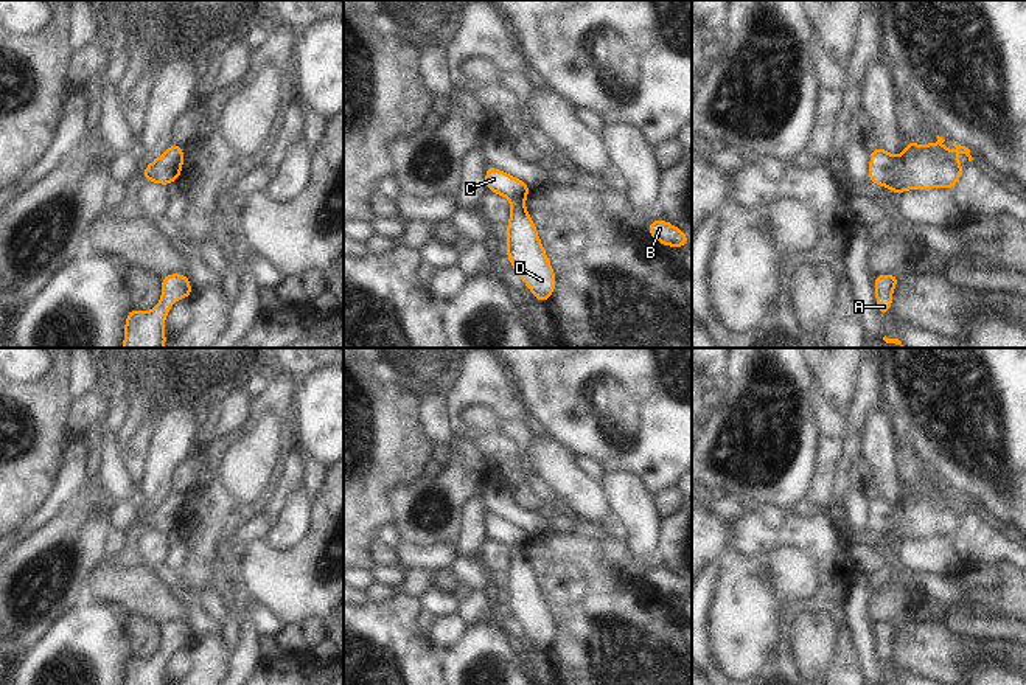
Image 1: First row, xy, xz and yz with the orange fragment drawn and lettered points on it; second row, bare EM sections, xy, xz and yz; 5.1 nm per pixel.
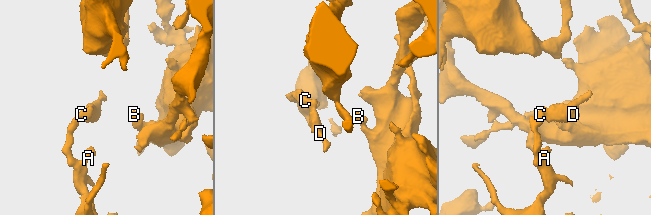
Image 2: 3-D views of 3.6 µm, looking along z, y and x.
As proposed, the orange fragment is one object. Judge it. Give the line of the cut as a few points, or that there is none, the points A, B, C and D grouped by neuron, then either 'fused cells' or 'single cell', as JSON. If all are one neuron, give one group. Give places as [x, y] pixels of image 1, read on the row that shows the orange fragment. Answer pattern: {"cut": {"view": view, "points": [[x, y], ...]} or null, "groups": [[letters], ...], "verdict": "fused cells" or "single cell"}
{"cut": null, "groups": [["A", "B", "C", "D"]], "verdict": "single cell"}

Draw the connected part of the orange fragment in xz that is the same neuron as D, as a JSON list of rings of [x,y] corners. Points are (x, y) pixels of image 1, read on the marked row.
[[[490,165],[485,166],[485,186],[487,191],[510,199],[505,255],[525,287],[535,295],[535,300],[546,303],[555,290],[557,276],[538,236],[535,221],[525,210],[530,186]]]

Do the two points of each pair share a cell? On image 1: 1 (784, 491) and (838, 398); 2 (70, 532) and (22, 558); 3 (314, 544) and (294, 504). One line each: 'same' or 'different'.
1: different
2: same
3: different

